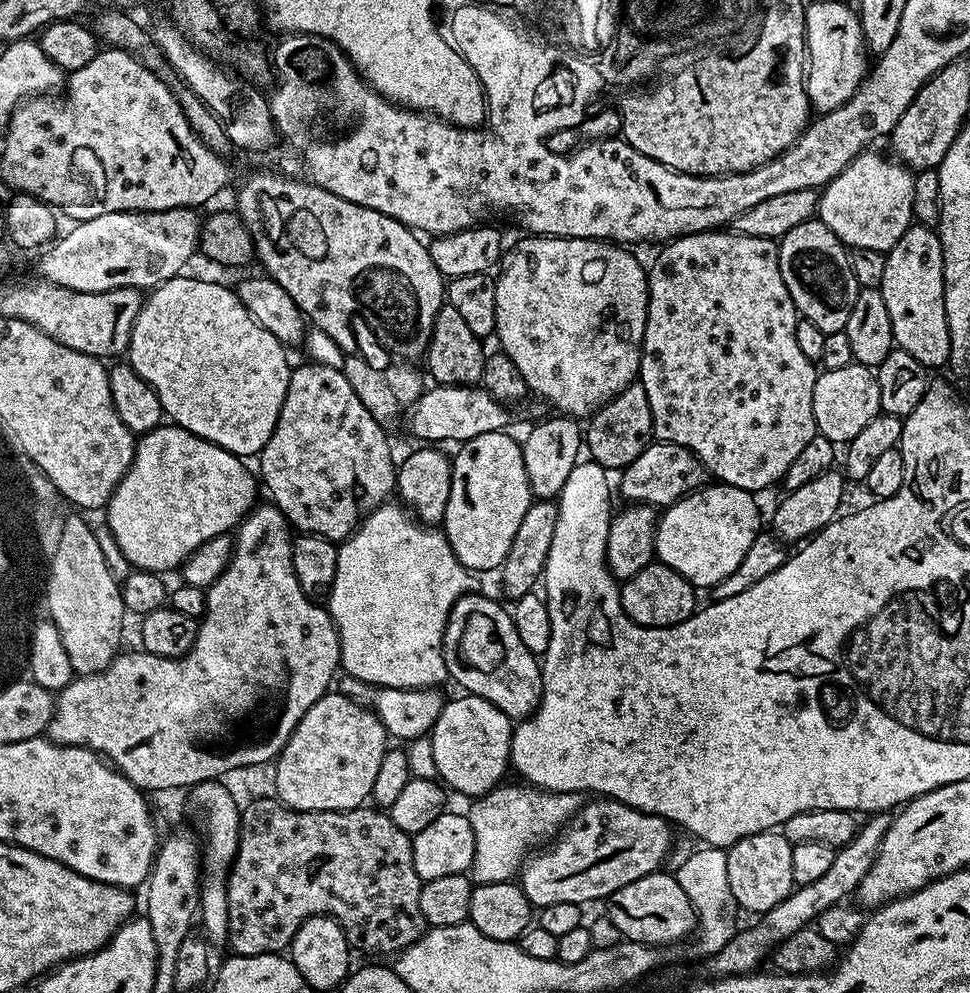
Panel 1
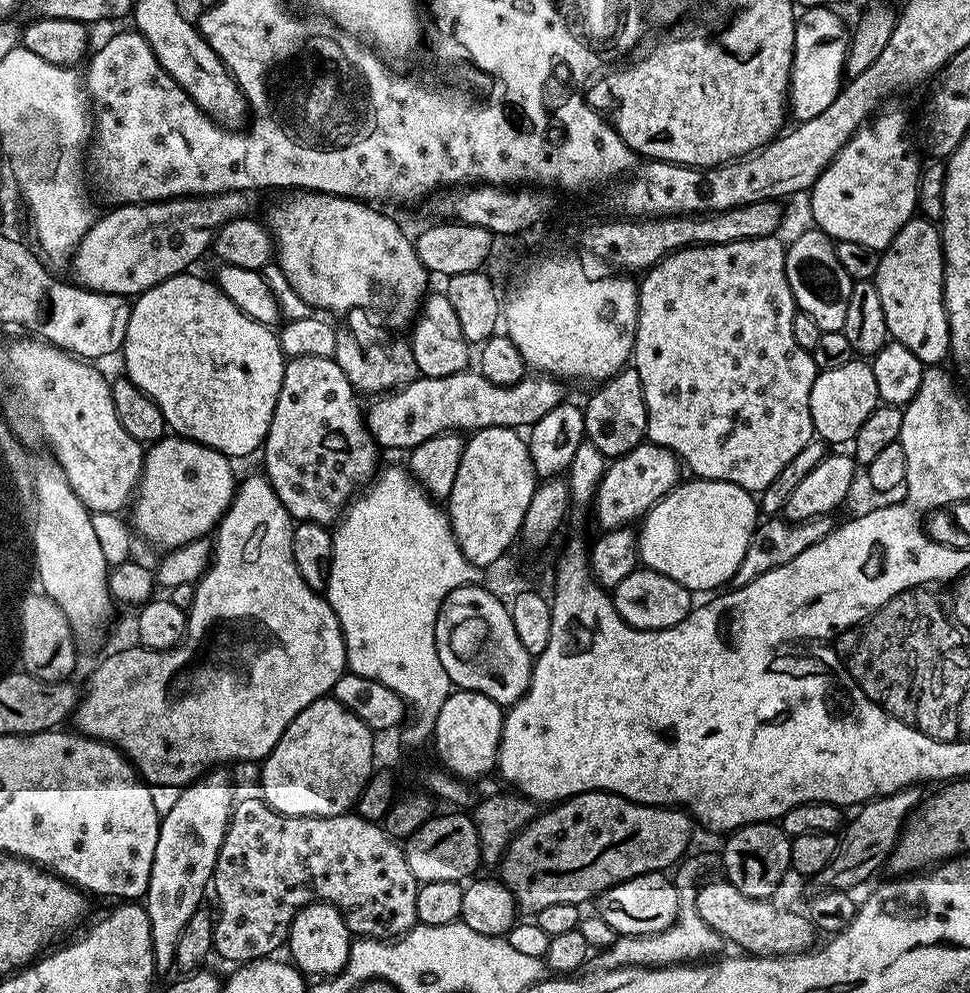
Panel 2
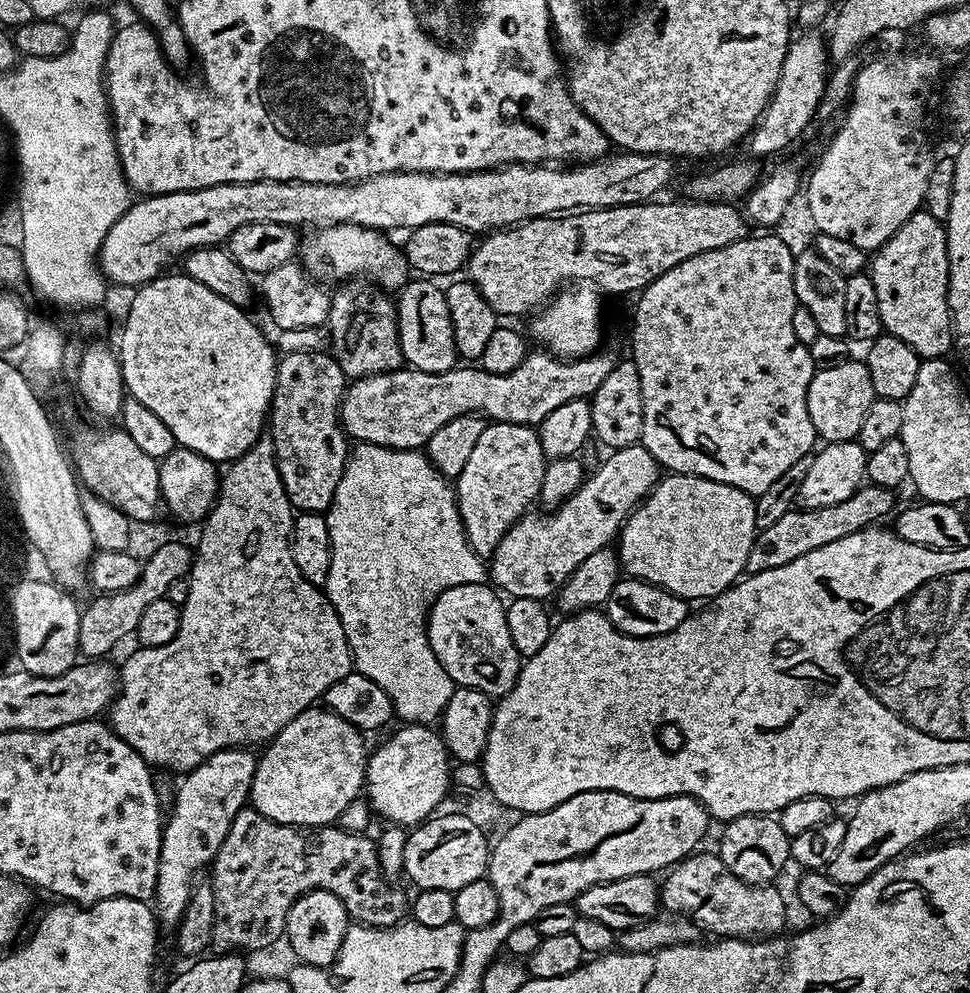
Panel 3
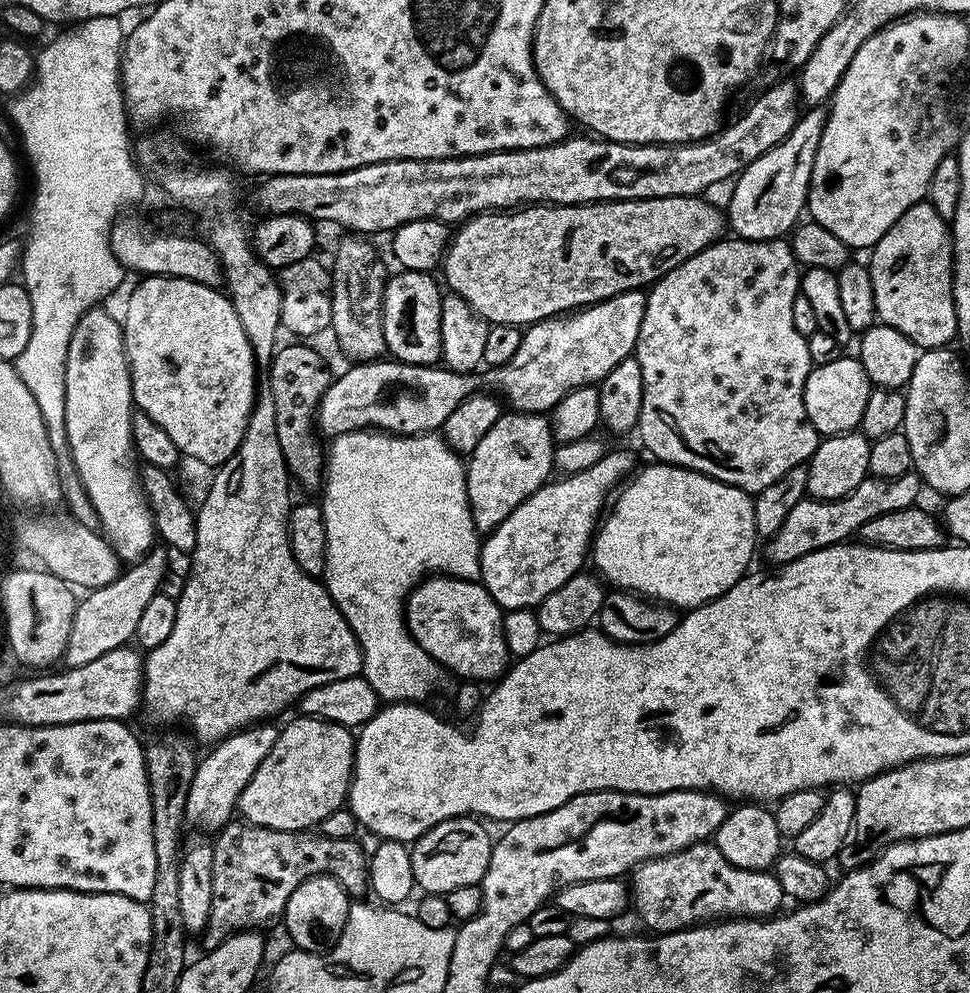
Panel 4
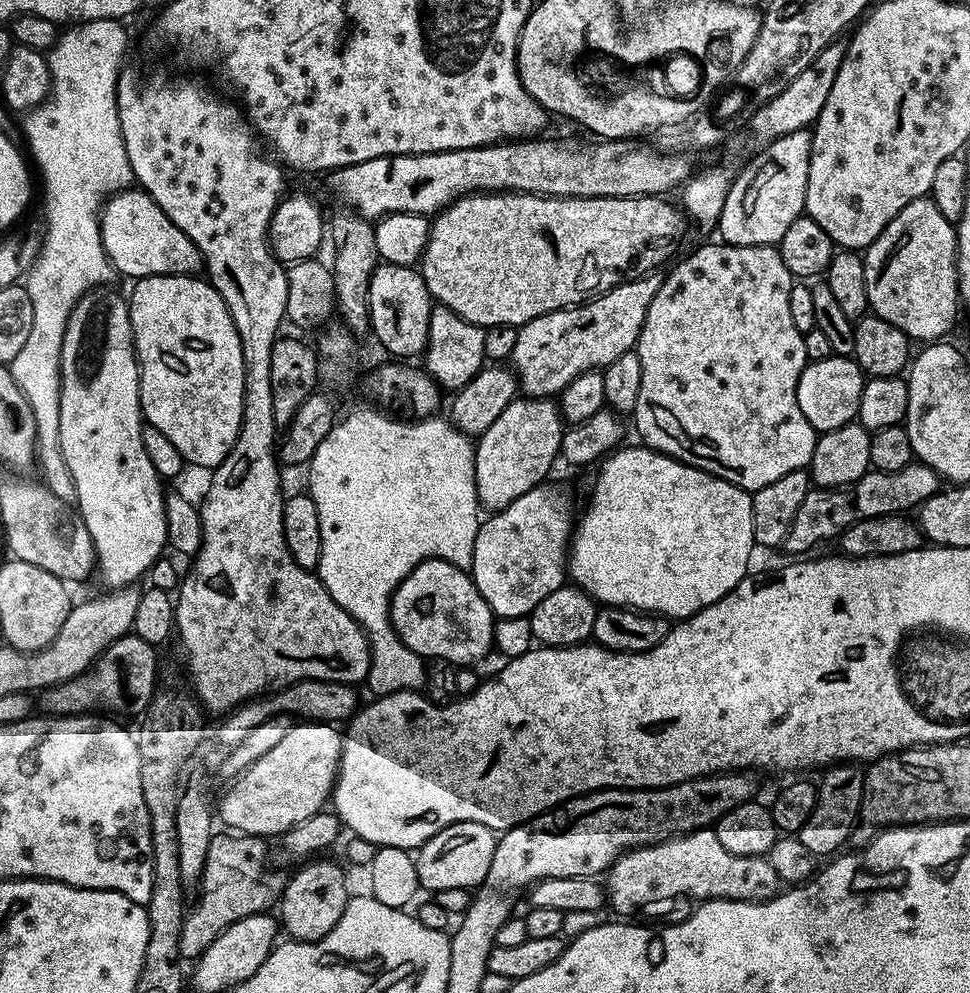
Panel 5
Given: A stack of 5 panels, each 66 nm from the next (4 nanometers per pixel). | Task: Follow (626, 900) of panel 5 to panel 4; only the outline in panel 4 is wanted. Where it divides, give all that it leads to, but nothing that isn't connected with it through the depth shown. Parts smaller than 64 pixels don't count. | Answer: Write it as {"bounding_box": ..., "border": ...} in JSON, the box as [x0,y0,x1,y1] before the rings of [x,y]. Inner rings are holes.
{"bounding_box":[630,842,786,934],"border":[[[705,842],[690,846],[678,854],[639,864],[630,876],[630,900],[641,921],[649,924],[653,933],[659,934],[729,918],[771,918],[781,911],[780,903],[785,903],[786,897],[775,871],[742,870],[726,862],[722,850],[718,850],[715,843]]]}

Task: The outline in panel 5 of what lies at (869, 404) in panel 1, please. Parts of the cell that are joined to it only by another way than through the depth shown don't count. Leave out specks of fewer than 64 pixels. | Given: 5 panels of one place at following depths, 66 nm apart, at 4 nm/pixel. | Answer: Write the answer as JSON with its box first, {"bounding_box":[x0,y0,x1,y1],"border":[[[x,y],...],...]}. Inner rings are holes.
{"bounding_box":[798,355,866,434],"border":[[[833,355],[825,360],[813,360],[802,370],[802,378],[798,378],[798,406],[802,406],[802,414],[806,414],[806,422],[814,426],[817,433],[823,434],[853,423],[858,414],[858,402],[862,402],[862,390],[866,374],[855,359]]]}

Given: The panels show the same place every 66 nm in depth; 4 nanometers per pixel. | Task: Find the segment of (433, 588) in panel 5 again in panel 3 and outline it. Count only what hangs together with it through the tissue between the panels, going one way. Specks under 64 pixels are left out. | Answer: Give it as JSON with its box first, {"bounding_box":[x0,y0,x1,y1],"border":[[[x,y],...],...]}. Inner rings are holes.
{"bounding_box":[428,583,522,698],"border":[[[487,583],[459,584],[440,595],[428,611],[428,641],[446,674],[457,686],[476,688],[493,698],[505,696],[515,686],[522,663],[510,639],[510,626],[506,626],[505,601],[499,598],[497,589]]]}

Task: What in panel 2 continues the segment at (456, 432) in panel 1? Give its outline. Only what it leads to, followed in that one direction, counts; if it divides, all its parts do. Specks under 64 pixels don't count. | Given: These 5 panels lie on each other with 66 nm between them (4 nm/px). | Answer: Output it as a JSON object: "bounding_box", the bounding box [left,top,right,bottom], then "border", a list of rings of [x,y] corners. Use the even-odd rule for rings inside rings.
{"bounding_box":[366,370,566,450],"border":[[[465,370],[442,378],[420,376],[414,382],[405,384],[403,388],[373,399],[369,403],[372,405],[369,408],[367,405],[366,408],[366,423],[369,434],[374,437],[381,449],[404,448],[403,450],[417,448],[422,442],[443,432],[471,434],[480,428],[493,428],[494,426],[524,430],[534,422],[538,422],[538,418],[550,414],[554,406],[565,403],[566,396],[564,396],[563,387],[565,388],[565,385],[559,379],[543,374],[525,375],[524,379],[514,386],[494,386],[494,382],[487,380],[478,370]]]}

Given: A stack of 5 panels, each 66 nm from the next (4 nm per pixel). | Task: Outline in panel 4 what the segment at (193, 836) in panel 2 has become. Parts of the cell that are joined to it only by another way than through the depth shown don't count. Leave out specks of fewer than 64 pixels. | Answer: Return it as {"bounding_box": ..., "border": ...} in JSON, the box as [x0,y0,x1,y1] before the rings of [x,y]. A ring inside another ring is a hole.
{"bounding_box":[185,722,280,831],"border":[[[261,722],[242,732],[234,732],[225,740],[213,743],[208,754],[199,759],[187,792],[185,821],[190,826],[215,831],[237,815],[242,790],[246,790],[250,778],[254,778],[254,770],[262,766],[262,758],[274,750],[274,742],[280,737],[280,728],[274,725]]]}

